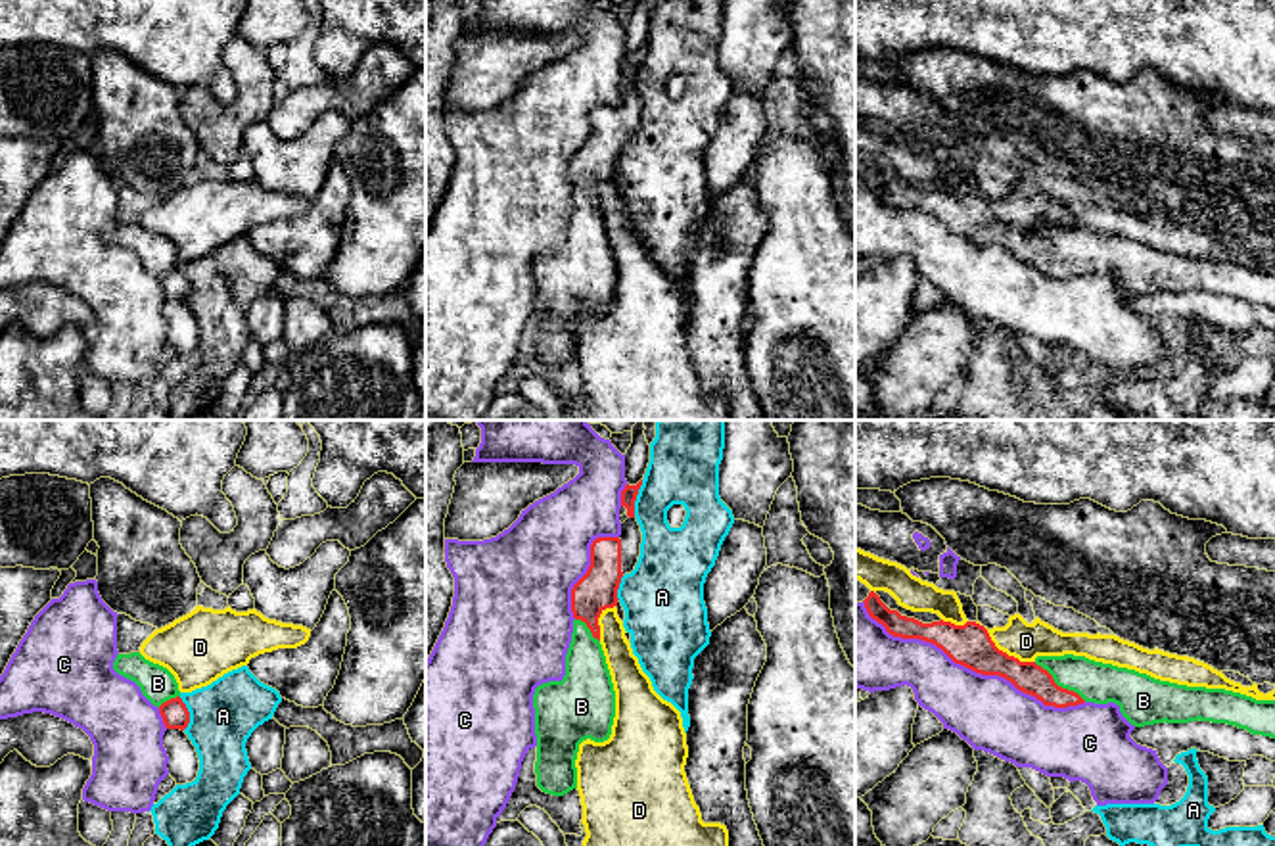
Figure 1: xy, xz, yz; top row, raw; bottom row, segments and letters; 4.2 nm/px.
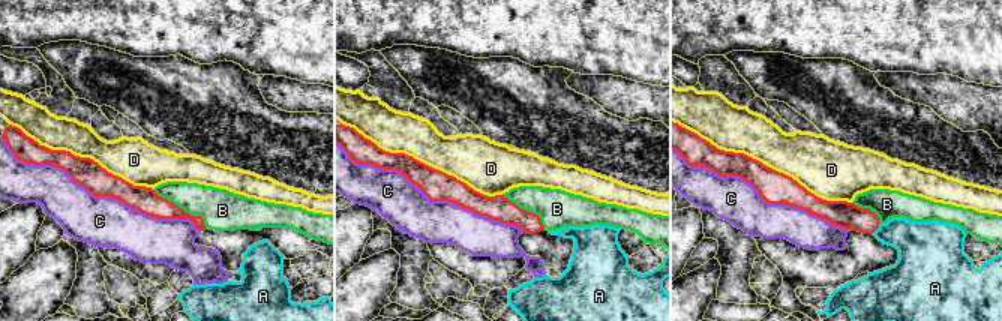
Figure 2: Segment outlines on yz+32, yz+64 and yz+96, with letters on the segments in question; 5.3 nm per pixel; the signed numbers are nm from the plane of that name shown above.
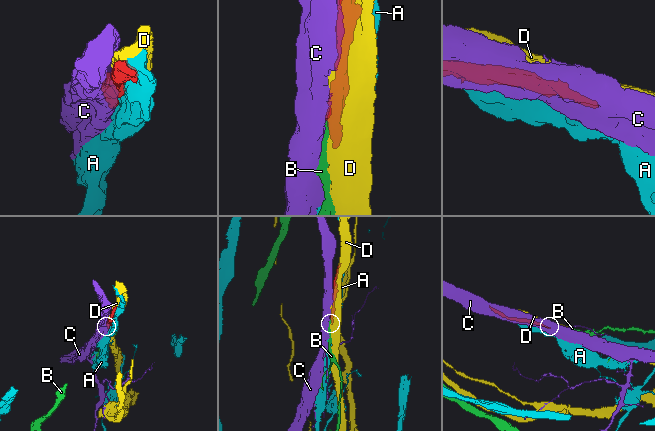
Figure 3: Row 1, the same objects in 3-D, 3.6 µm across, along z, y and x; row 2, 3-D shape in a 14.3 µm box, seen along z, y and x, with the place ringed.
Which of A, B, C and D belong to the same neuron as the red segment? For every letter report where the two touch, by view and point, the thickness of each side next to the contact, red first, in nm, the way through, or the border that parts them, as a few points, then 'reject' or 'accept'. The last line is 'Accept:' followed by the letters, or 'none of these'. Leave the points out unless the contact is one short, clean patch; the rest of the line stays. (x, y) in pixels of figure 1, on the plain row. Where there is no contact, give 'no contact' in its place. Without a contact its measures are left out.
A: xz (635, 70) | 70/300 nm | reject
B: yz (1057, 256) | 130/170 nm | accept
C: yz (971, 238) | 180/300 nm | reject
D: yz (1005, 223) | 180/160 nm | reject
Accept: B

